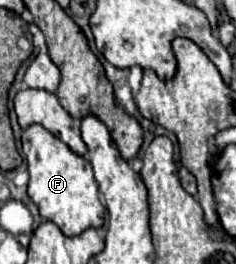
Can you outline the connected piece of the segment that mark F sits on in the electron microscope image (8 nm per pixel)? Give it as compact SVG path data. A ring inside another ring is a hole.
M29 125L23 131L21 141L31 175L29 197L39 207L41 217L57 223L65 235L79 235L89 227L101 227L105 209L99 201L99 187L89 161L73 153L59 137L55 137L43 125Z

